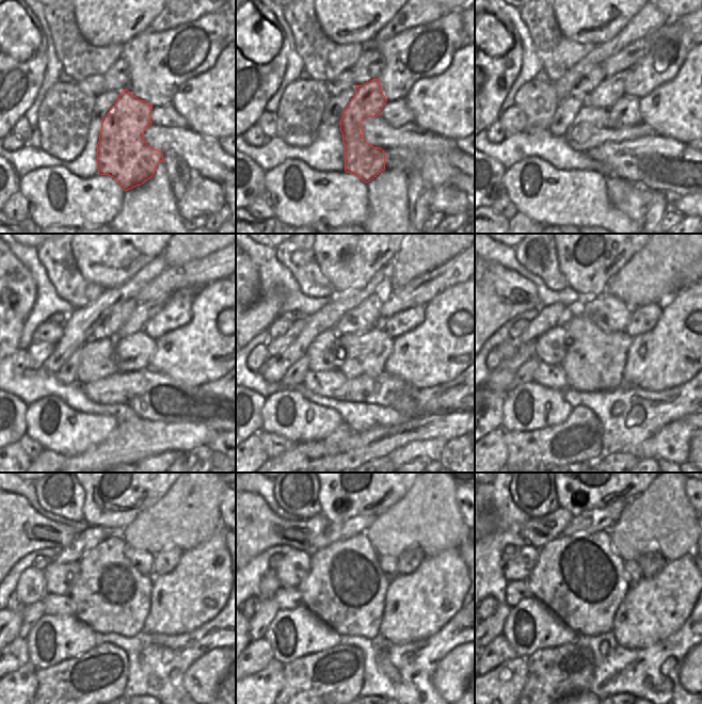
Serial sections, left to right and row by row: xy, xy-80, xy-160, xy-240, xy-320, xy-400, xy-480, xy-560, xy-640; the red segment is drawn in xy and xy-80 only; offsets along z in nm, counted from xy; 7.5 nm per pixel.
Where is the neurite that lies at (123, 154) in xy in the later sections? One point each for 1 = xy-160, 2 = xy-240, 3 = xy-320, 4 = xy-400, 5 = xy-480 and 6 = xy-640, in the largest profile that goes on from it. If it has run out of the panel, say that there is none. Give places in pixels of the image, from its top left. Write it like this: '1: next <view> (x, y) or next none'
1: next xy-160 (611, 89)
2: next xy-240 (143, 313)
3: next xy-320 (418, 291)
4: next xy-400 (691, 273)
5: next none
6: next none

